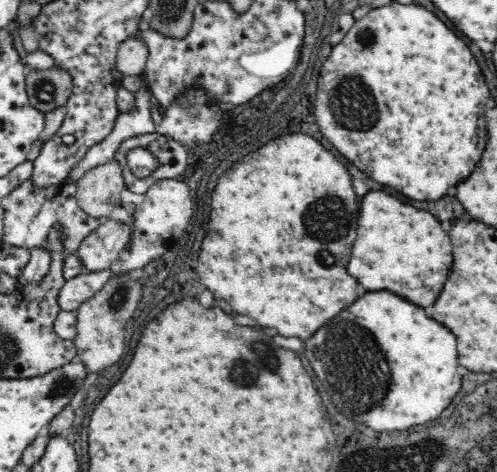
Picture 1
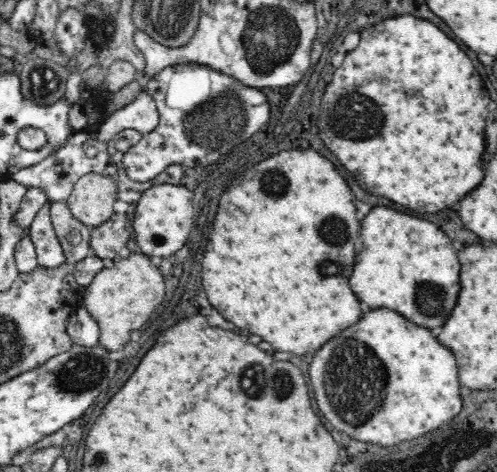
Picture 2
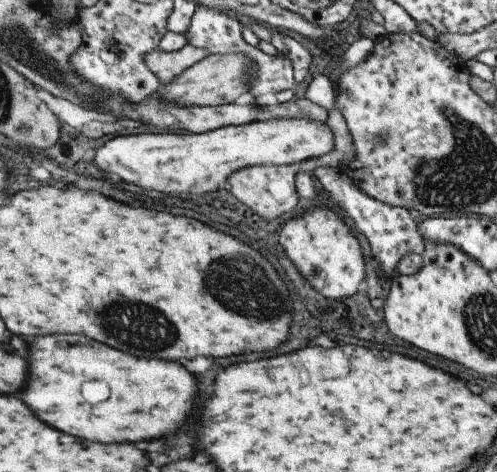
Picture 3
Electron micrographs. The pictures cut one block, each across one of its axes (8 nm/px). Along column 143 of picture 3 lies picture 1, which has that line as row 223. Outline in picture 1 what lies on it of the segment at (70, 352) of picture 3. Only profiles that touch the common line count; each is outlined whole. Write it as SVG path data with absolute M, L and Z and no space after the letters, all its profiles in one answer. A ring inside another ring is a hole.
M370 192L360 206L358 228L358 238L348 262L350 276L368 292L388 290L420 308L434 306L444 290L454 260L454 244L450 236L444 234L440 222L432 214L404 206L384 192Z

